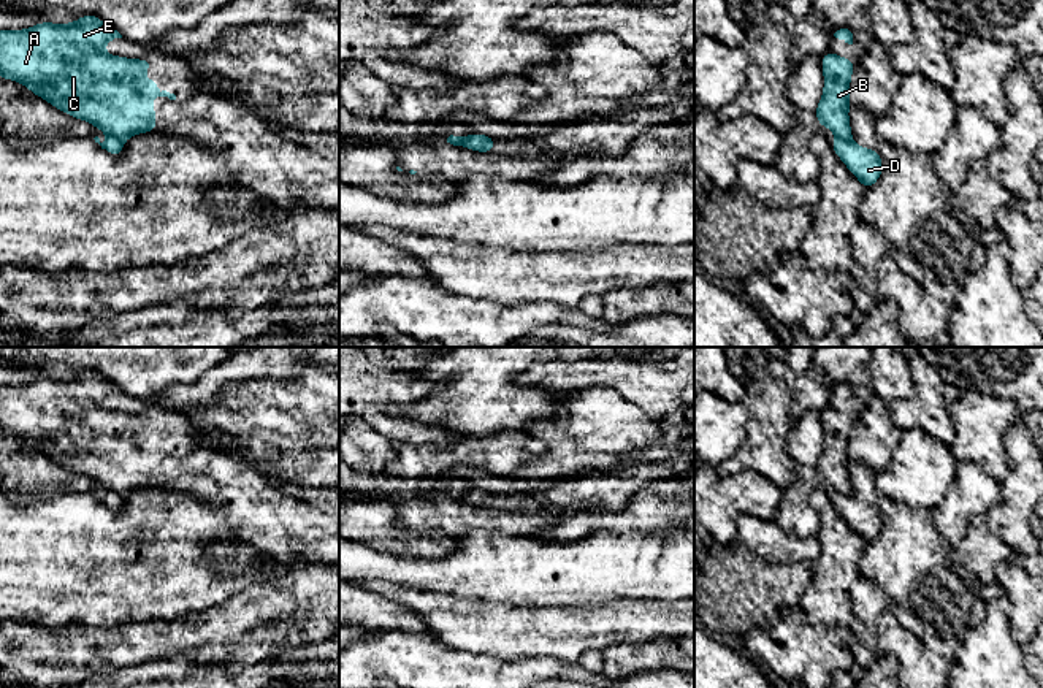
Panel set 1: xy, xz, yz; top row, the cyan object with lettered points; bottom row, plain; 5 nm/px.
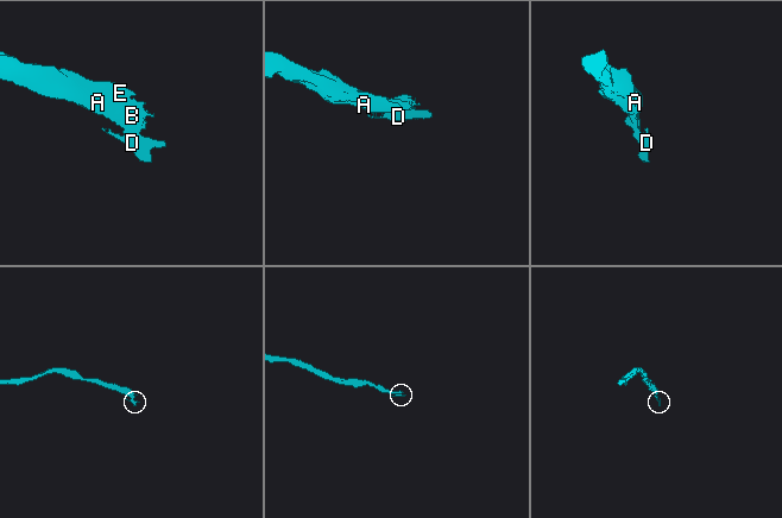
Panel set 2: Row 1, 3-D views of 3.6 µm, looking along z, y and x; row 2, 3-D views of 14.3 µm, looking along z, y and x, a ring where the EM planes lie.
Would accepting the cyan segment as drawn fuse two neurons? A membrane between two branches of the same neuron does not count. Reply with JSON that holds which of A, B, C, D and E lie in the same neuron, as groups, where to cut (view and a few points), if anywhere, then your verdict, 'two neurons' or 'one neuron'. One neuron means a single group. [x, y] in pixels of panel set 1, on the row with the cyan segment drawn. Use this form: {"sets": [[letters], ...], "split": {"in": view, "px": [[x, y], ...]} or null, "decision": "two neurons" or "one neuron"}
{"sets": [["A", "B", "C", "E"], ["D"]], "split": {"in": "yz", "px": [[837, 137], [850, 141]]}, "decision": "two neurons"}

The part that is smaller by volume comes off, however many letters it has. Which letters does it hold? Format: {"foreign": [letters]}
{"foreign": ["D"]}

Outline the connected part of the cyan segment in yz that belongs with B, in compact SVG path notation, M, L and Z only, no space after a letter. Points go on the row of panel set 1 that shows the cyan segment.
M827 51L823 57L824 92L815 111L818 124L829 127L837 138L851 141L851 127L848 120L850 81L854 70L854 60L842 59Z

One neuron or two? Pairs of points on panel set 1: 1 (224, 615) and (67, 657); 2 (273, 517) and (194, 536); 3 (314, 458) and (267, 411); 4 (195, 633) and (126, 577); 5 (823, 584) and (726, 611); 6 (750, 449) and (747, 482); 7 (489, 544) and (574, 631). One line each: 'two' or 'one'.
1: one
2: two
3: one
4: two
5: two
6: two
7: two

